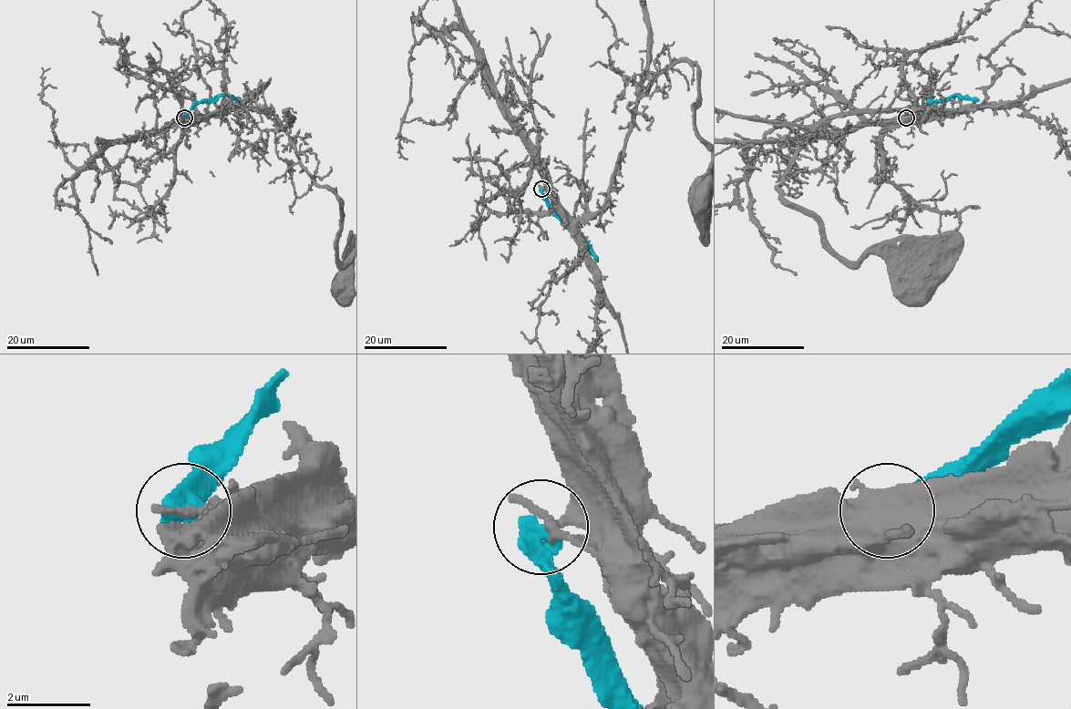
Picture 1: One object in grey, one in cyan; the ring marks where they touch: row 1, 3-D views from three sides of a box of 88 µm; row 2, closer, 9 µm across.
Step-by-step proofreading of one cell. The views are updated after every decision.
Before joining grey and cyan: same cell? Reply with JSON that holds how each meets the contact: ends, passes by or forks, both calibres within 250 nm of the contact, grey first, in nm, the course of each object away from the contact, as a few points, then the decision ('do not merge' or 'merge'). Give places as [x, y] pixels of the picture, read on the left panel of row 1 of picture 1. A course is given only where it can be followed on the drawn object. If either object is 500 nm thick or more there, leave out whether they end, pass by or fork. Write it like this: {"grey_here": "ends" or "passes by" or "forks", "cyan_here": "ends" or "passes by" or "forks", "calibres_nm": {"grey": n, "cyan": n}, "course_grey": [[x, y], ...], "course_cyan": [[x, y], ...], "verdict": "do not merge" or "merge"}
{"calibres_nm": {"grey": 240, "cyan": 600}, "course_grey": [[183, 118], [232, 108], [269, 110], [302, 167], [340, 200], [337, 255], [344, 262], [355, 253], [344, 279]], "course_cyan": [[183, 118], [200, 101], [215, 100], [221, 95], [240, 100]], "verdict": "do not merge"}

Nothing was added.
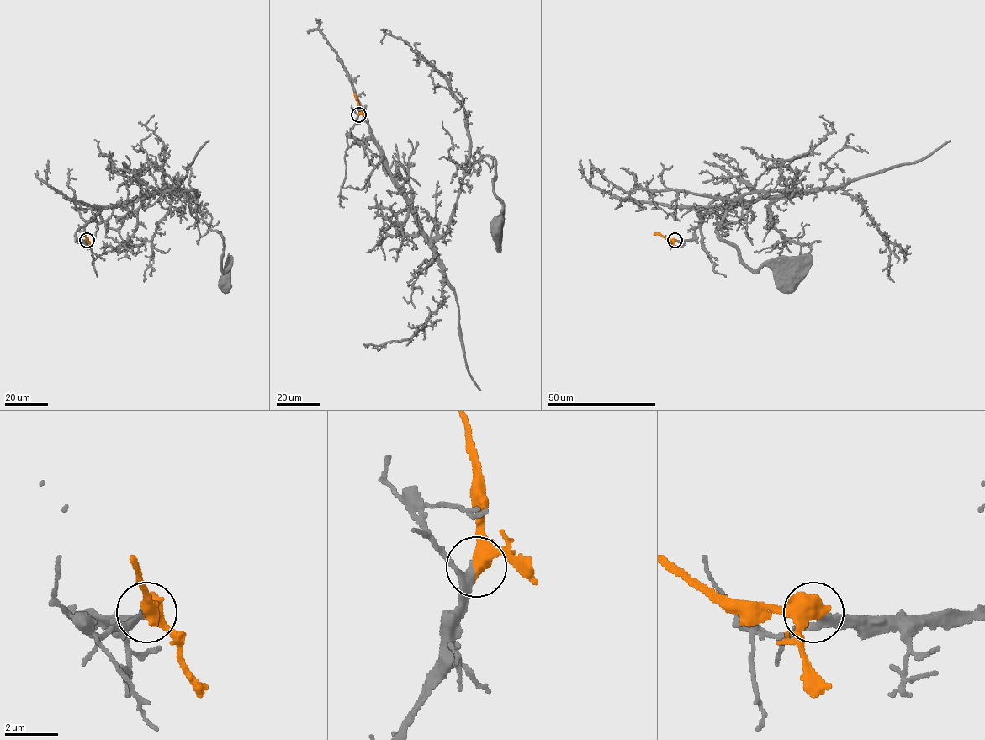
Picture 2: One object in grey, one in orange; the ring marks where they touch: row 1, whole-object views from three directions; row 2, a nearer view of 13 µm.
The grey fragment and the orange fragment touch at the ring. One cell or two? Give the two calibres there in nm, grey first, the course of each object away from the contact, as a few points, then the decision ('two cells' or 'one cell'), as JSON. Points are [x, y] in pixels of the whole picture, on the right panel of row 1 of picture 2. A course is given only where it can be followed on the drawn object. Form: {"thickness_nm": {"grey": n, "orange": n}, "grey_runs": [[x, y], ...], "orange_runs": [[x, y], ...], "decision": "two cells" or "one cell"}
{"thickness_nm": {"grey": 200, "orange": 400}, "grey_runs": [[675, 240], [692, 240], [704, 208], [798, 190], [742, 195], [716, 230], [748, 267], [770, 265], [785, 279]], "orange_runs": [[675, 240], [654, 235]], "decision": "one cell"}

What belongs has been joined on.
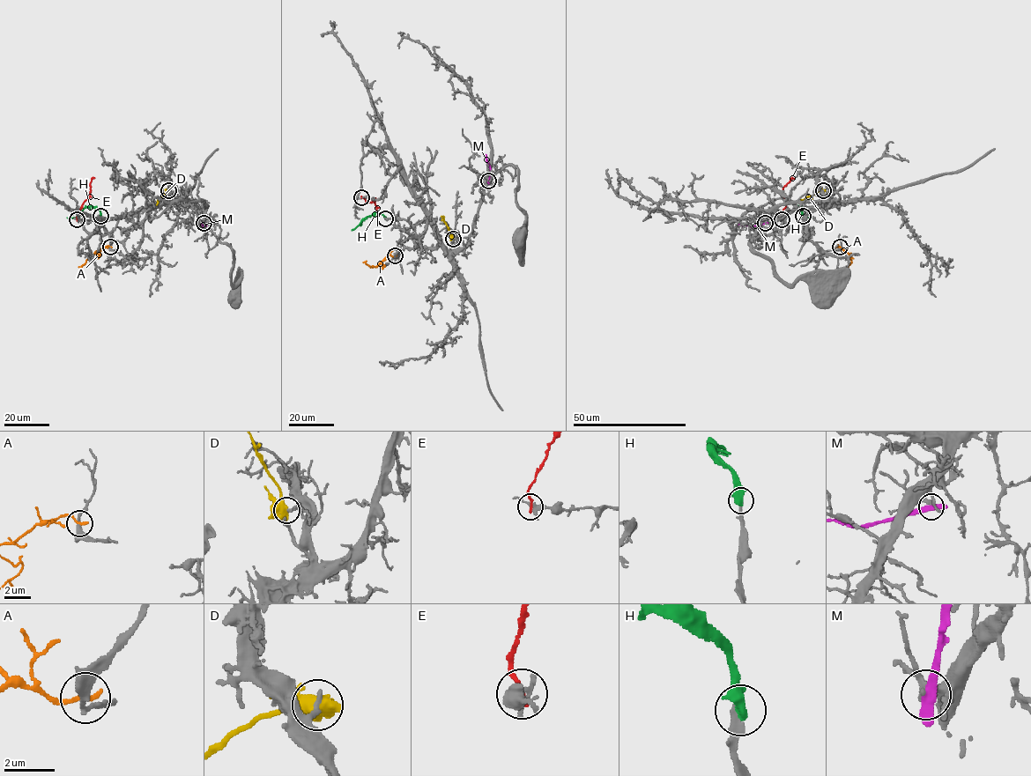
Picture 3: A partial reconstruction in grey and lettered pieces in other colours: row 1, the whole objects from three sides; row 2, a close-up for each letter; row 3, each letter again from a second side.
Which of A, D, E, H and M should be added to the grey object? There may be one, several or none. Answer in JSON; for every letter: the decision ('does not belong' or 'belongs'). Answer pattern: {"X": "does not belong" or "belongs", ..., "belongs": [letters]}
{"A": "does not belong", "D": "does not belong", "E": "does not belong", "H": "belongs", "M": "does not belong", "belongs": ["H"]}

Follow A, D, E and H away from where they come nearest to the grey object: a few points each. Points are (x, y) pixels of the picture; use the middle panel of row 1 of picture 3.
A: (395, 256), (388, 254), (375, 267), (363, 262)
D: (453, 239), (441, 216)
E: (361, 197), (371, 203), (374, 198), (374, 203), (379, 207)
H: (386, 218), (381, 213), (373, 213), (352, 230)

